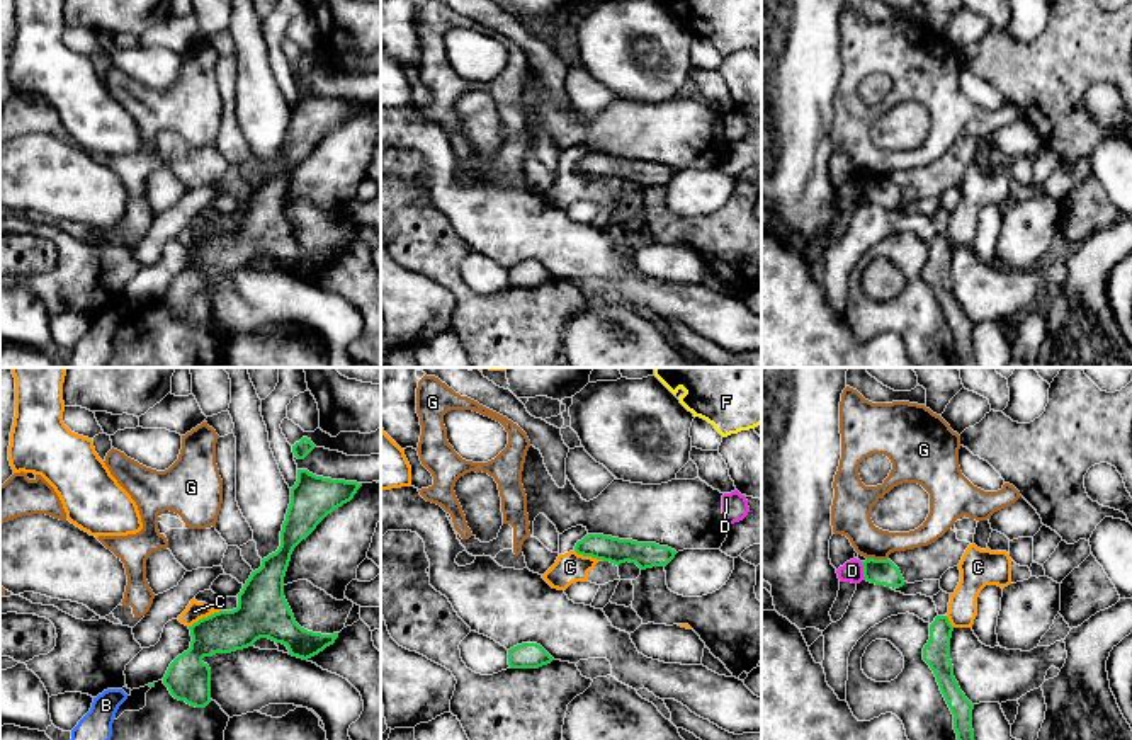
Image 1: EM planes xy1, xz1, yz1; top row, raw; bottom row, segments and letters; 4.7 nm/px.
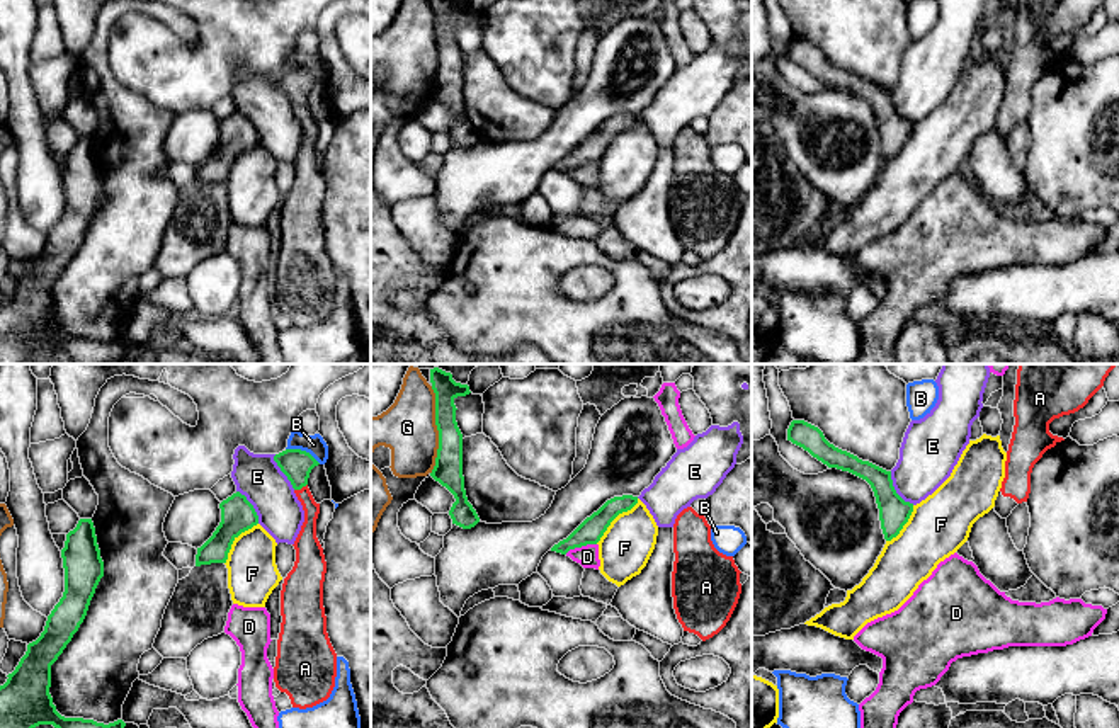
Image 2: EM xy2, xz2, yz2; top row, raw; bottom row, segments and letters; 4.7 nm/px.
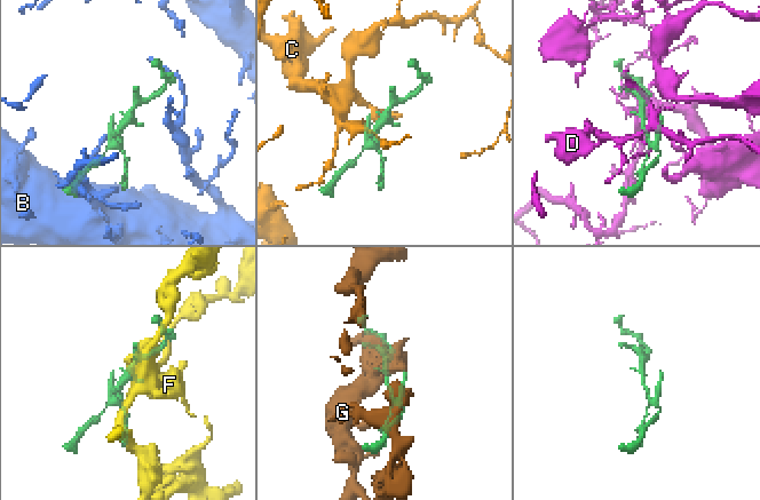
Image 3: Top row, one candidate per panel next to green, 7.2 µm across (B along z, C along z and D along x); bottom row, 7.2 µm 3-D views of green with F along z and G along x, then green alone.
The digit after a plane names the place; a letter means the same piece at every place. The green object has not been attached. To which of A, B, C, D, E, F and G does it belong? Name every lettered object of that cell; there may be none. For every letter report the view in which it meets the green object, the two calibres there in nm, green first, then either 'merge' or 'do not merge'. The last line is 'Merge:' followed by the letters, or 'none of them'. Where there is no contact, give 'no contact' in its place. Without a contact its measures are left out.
A: meets green in xy2; 150 nm thick on the green side, 100 nm on the other; merge
B: meets green in xy2; 150 nm thick on the green side, 90 nm on the other; do not merge
C: meets green in xy1; 220 nm thick on the green side, 90 nm on the other; do not merge
D: meets green in xz2; 120 nm thick on the green side, 100 nm on the other; do not merge
E: meets green in yz2; 140 nm thick on the green side, 280 nm on the other; do not merge
F: meets green in xz2; 120 nm thick on the green side, 240 nm on the other; do not merge
G: meets green in xz2; 140 nm thick on the green side, 260 nm on the other; do not merge
Merge: A

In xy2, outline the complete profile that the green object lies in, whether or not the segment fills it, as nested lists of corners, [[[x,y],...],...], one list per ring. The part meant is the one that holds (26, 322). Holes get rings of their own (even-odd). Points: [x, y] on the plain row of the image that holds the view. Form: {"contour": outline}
{"contour": [[[80,138],[77,146],[66,153],[61,177],[65,187],[63,216],[48,235],[41,255],[27,264],[26,274],[20,277],[15,289],[7,294],[7,301],[0,304],[0,364],[22,364],[29,350],[39,344],[53,344],[71,364],[117,364],[117,361],[124,357],[126,342],[122,338],[104,344],[94,338],[65,337],[53,323],[49,313],[51,284],[83,242],[95,208],[104,196],[104,180],[100,177],[92,138]]]}

